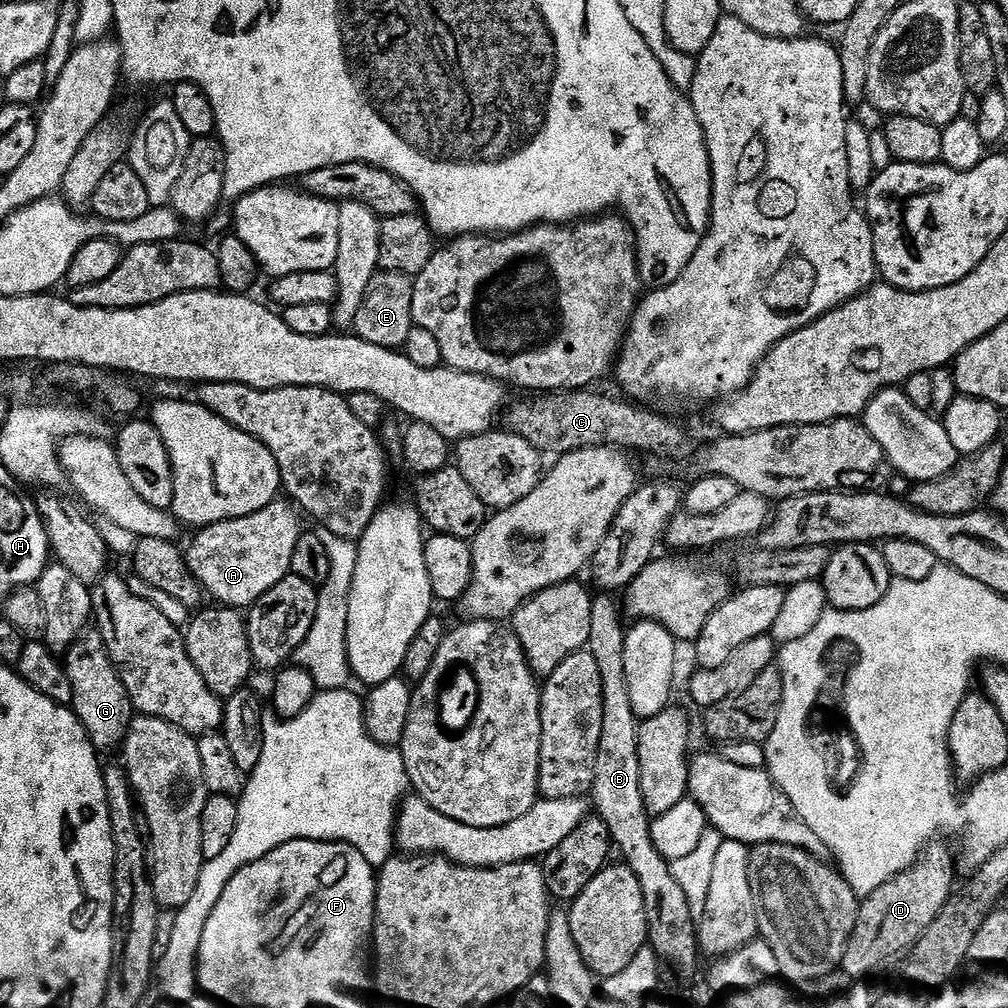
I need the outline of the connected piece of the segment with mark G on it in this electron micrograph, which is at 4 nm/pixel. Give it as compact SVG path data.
M86 630L74 643L68 647L66 655L63 657L66 674L70 674L70 686L74 686L74 698L70 705L73 712L82 722L90 742L96 747L97 753L112 752L123 745L128 737L128 731L134 719L134 709L130 694L126 694L126 686L122 686L122 678L114 666L114 662L108 653L106 642L102 638L99 630Z

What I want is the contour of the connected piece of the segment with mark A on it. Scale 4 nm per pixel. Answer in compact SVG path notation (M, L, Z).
M284 498L273 500L270 506L262 506L254 514L246 514L242 518L230 518L217 524L207 524L205 528L195 533L196 537L189 542L188 548L183 549L186 562L194 578L198 578L201 588L209 597L212 596L217 605L237 610L247 610L266 594L266 590L274 590L282 578L286 578L292 571L294 546L298 546L298 538L302 531L302 519L295 503Z

